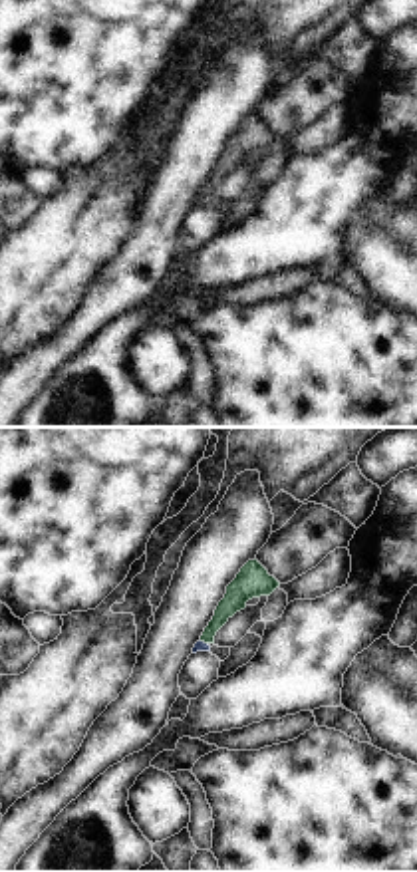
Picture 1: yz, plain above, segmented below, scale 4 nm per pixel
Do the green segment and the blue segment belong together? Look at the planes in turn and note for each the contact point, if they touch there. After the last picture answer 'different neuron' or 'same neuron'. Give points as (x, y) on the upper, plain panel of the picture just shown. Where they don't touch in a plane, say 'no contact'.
(203, 195)

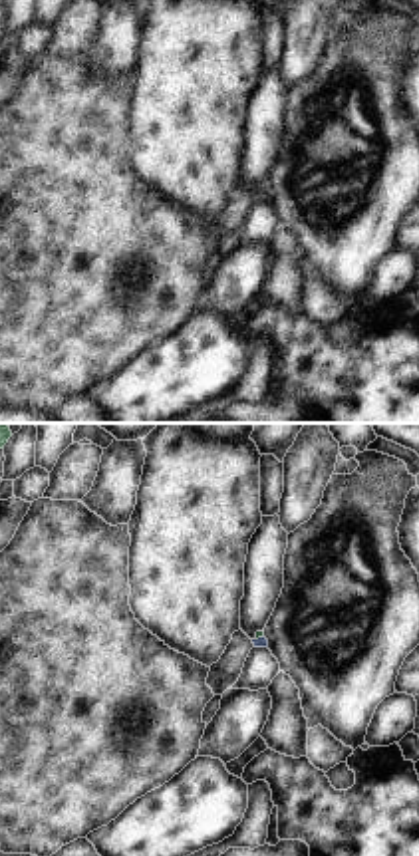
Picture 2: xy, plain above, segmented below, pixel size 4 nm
(259, 191)

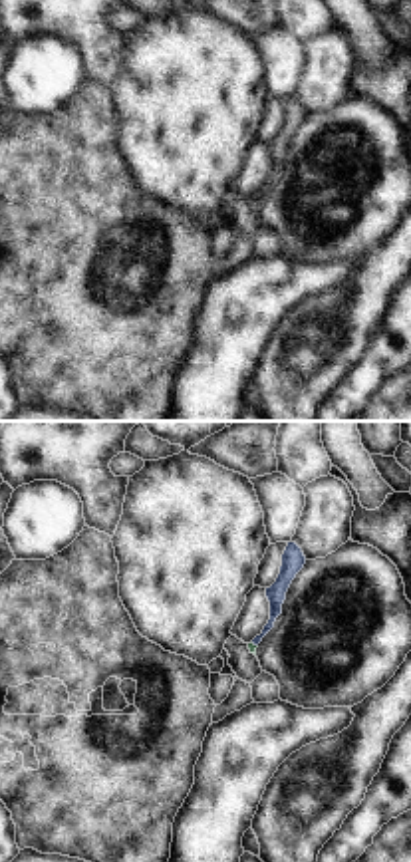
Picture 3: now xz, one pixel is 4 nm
(253, 199)

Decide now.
same neuron

